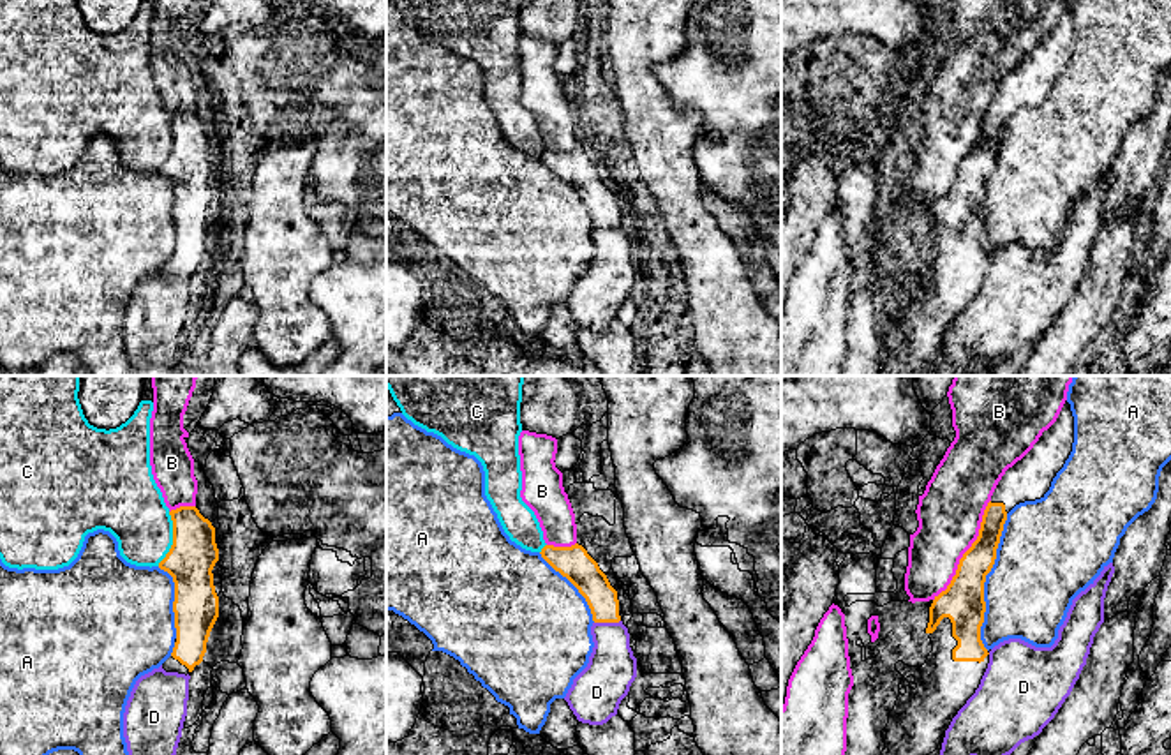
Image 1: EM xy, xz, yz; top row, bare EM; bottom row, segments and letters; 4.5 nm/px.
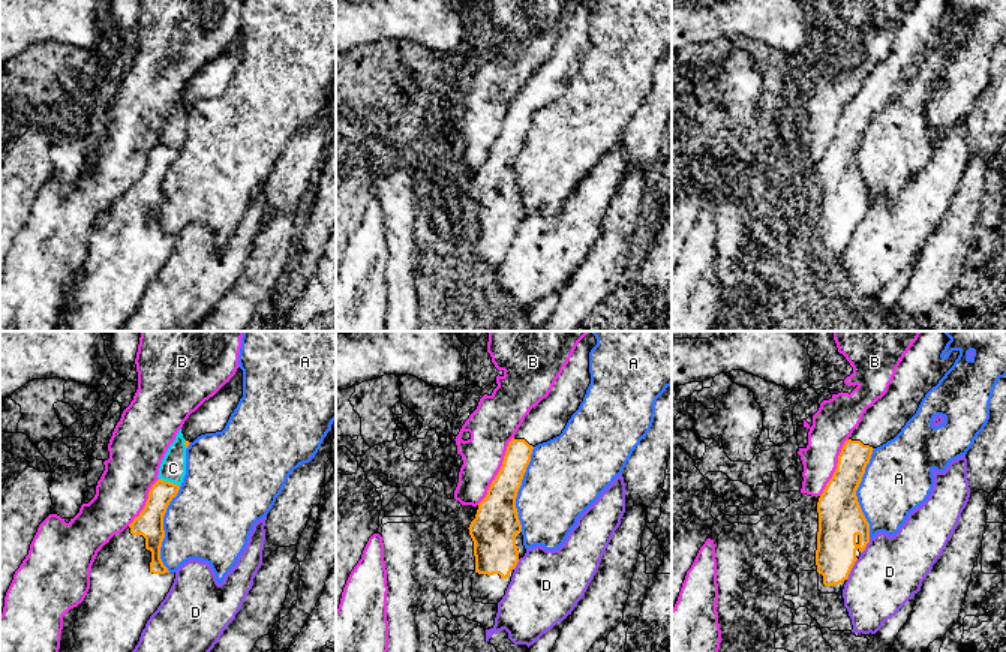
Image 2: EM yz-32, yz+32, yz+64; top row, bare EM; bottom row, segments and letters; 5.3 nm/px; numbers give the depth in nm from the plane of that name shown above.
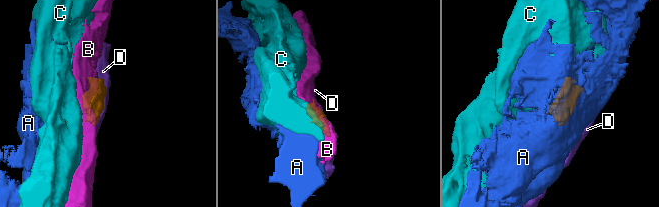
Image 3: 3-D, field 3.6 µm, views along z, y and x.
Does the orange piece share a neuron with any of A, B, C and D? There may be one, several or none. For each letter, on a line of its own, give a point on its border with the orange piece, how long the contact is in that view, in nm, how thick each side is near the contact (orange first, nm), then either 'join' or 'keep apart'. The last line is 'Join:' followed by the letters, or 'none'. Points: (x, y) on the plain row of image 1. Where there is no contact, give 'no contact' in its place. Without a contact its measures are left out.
A: yz (984, 186) | 650 nm | 190/400 nm | keep apart
B: yz (967, 156) | 550 nm | 190/300 nm | keep apart
C: xy (173, 143) | 260 nm | 220/300 nm | keep apart
D: xz (607, 226) | 120 nm | 150/220 nm | keep apart
Join: none

